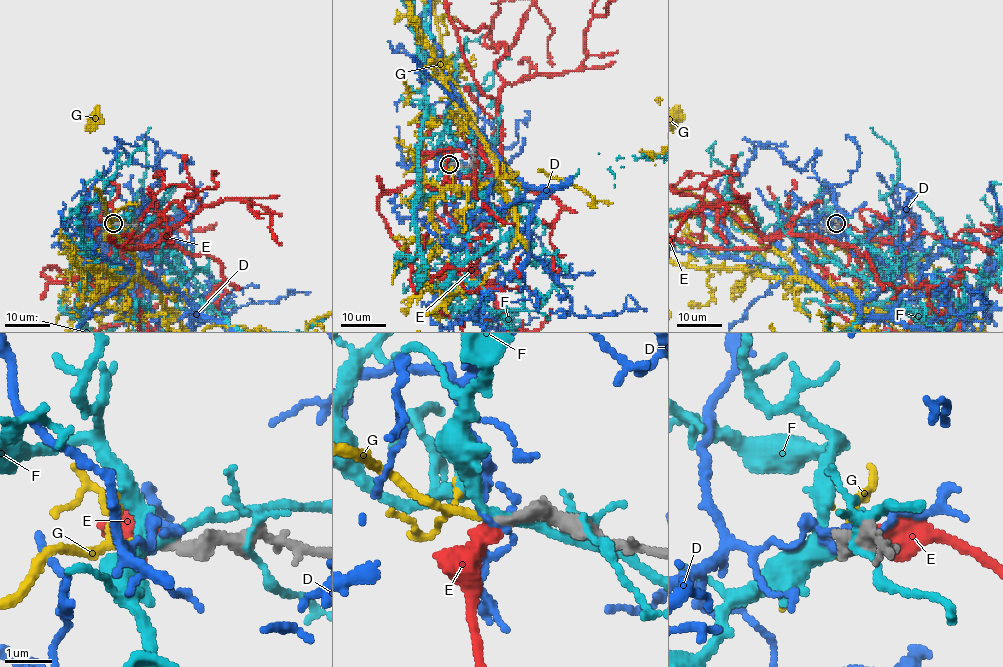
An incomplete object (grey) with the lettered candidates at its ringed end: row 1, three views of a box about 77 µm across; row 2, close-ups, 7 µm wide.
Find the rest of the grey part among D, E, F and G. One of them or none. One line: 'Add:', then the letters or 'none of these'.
Add: G

